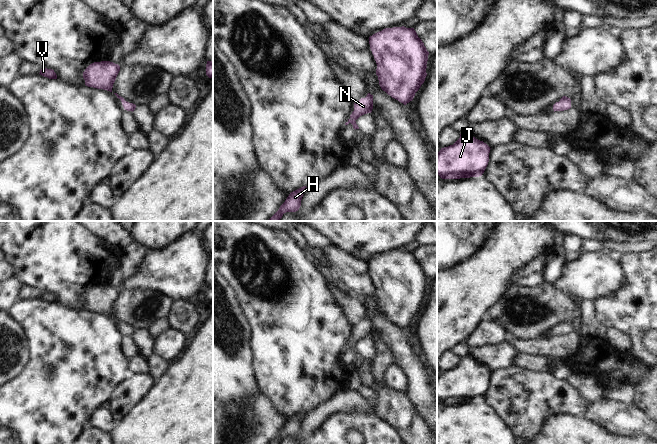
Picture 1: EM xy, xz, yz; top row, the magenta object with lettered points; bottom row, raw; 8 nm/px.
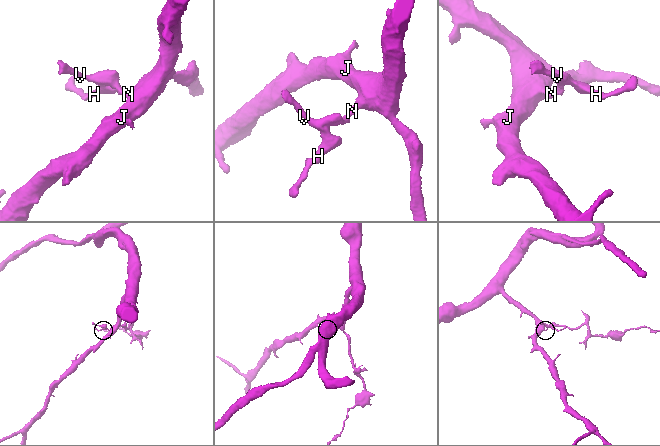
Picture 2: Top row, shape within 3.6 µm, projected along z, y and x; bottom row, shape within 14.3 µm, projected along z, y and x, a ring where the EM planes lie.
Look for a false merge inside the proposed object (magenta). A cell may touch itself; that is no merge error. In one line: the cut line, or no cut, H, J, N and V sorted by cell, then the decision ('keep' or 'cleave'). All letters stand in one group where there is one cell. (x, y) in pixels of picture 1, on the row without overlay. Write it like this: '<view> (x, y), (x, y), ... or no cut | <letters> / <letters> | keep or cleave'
no cut | H J N V | keep

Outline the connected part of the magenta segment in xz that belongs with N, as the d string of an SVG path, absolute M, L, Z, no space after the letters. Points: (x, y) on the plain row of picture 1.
M368 317L365 322L361 322L358 326L354 327L354 335L350 339L350 342L345 347L345 349L351 347L355 354L359 353L358 349L356 348L356 344L364 338L371 337L372 333L373 333L373 319Z

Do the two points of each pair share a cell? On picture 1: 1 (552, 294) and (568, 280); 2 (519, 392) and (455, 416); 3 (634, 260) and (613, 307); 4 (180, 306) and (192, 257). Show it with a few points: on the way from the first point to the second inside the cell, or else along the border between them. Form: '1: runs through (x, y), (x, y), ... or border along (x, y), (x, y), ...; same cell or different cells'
1: border along (555, 285), (578, 301); different cells
2: border along (482, 399), (504, 420); different cells
3: runs through (634, 272), (634, 286), (625, 295); same cell
4: border along (186, 299), (176, 299), (174, 301); different cells

